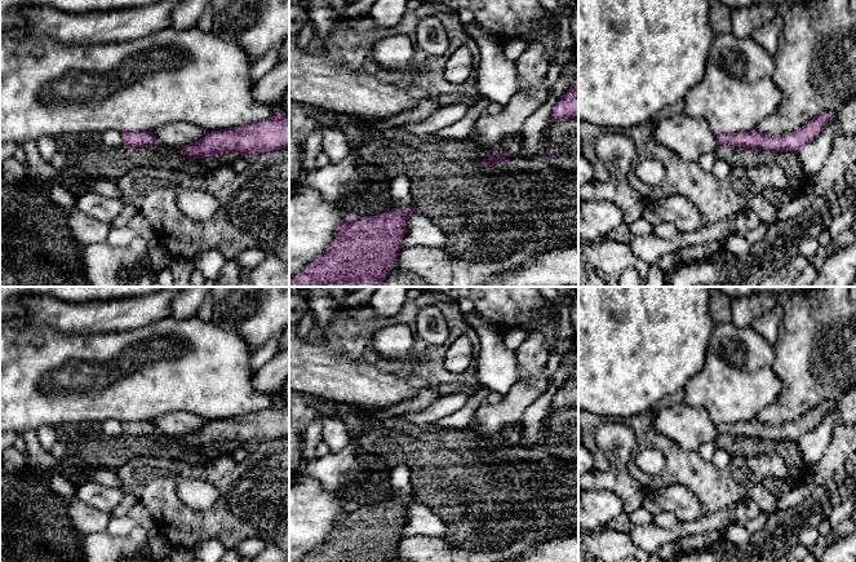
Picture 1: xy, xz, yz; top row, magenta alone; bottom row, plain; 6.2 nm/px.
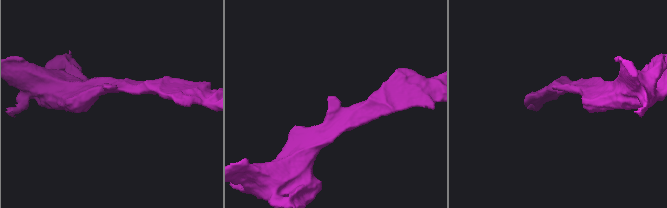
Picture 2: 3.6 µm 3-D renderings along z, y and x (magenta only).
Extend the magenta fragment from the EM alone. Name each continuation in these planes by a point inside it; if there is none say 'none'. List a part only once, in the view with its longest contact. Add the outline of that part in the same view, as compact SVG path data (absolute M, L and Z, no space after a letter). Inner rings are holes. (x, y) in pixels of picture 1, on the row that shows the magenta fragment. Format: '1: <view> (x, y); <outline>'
none

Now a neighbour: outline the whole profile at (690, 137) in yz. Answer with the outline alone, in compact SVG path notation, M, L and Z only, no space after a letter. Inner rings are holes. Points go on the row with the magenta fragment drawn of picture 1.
M684 112L655 118L653 138L688 161L697 161L704 154L714 152L718 146L717 136L706 120Z

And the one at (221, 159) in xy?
M235 152L218 154L214 158L209 159L209 163L214 165L232 165L232 163L239 158L252 161L252 160L257 160L258 155L240 155Z

